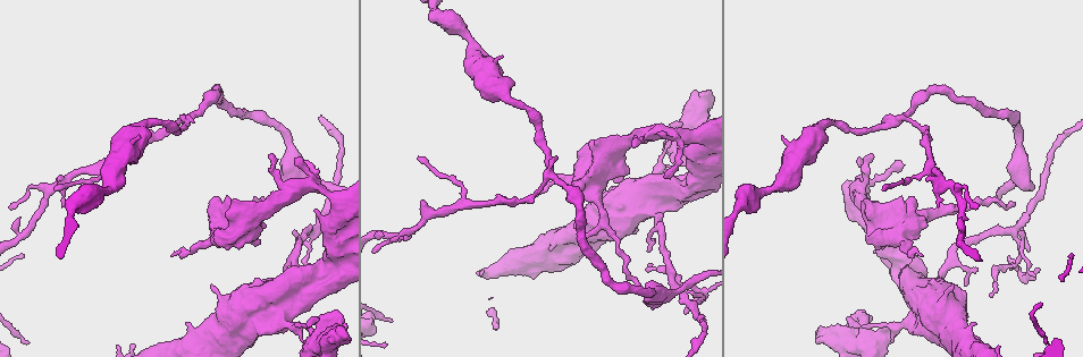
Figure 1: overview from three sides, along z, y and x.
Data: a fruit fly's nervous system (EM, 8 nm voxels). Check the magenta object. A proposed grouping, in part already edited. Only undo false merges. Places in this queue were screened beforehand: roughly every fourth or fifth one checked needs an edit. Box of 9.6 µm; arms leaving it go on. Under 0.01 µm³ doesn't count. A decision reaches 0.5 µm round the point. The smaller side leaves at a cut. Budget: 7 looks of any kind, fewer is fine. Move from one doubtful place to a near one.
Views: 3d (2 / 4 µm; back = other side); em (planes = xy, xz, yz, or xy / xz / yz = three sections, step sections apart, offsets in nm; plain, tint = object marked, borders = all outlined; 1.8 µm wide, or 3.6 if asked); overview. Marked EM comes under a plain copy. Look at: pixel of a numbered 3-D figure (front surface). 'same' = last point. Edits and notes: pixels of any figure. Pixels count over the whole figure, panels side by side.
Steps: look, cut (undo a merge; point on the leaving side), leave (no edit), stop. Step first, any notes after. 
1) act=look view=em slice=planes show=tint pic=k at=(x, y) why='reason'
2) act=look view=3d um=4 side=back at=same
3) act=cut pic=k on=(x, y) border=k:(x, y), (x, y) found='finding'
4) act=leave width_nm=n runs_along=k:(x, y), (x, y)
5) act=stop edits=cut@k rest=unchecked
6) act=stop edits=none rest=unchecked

act=look view=3d um=4 side=back pic=1 at=(279, 316) why='abrupt turn'

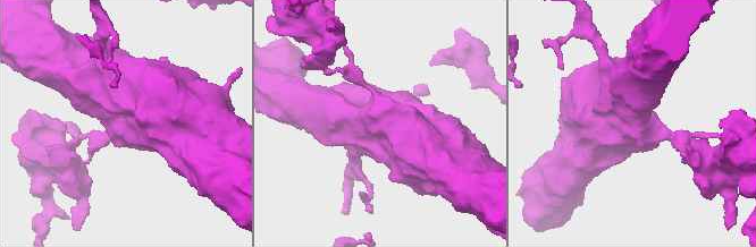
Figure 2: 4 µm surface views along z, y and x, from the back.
act=look view=em um=3.6 slice=xy step=8 show=tint pic=2 at=(385, 123) why='need the tissue'

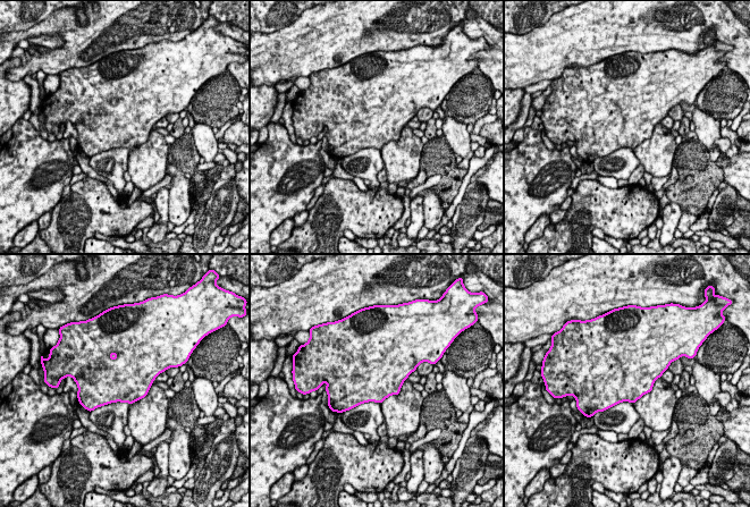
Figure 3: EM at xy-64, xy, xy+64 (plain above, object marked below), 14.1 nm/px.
act=look view=em um=3.6 slice=planes show=tint at=same

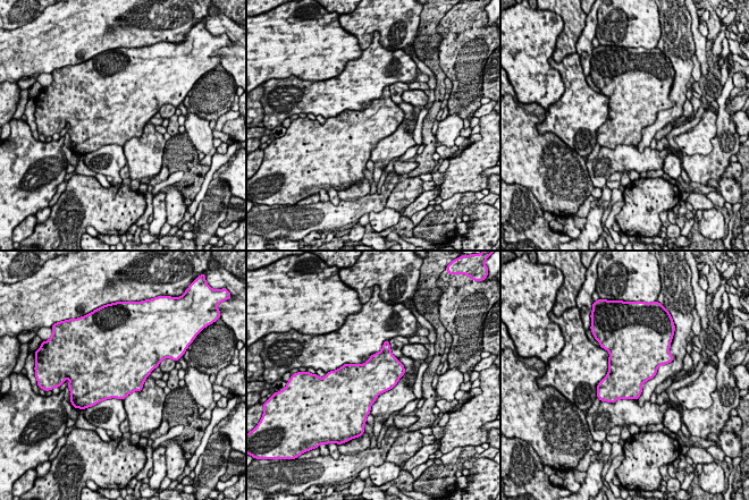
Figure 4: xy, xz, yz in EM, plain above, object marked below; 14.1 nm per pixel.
act=leave found='continuous, no second neuron'

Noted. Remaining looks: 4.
act=look view=em slice=xy step=16 show=tint pic=1 at=(900, 121) why='branch point'

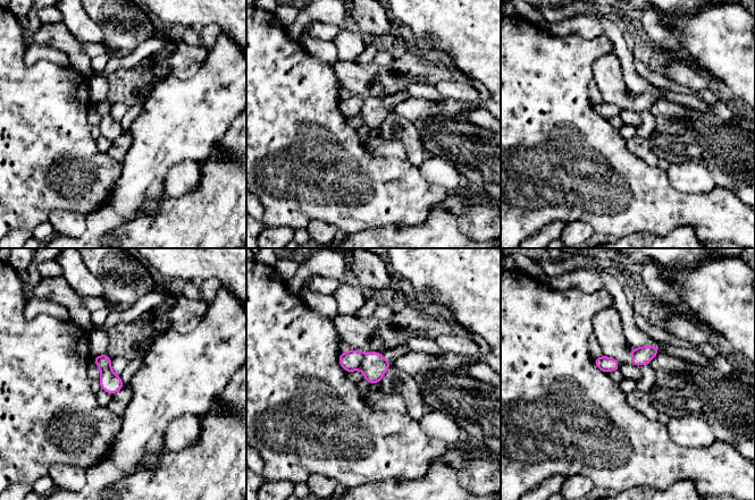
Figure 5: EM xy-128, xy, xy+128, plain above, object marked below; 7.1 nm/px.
act=look view=em slice=planes show=borders at=same

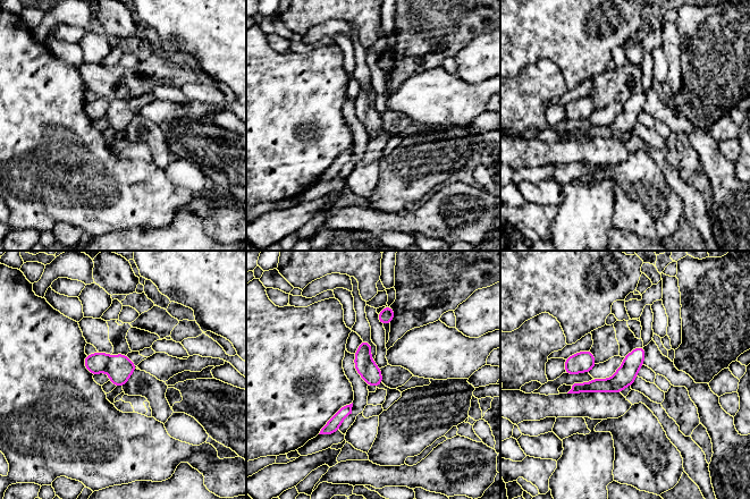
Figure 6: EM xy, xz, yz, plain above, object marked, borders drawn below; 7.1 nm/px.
act=cut pic=6 on=(119, 369) border=6:(110, 357), (104, 370) found='a second neuron is stuck on'

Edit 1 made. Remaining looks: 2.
act=look view=3d um=2 pic=1 at=(1012, 232) why='abrupt turn'

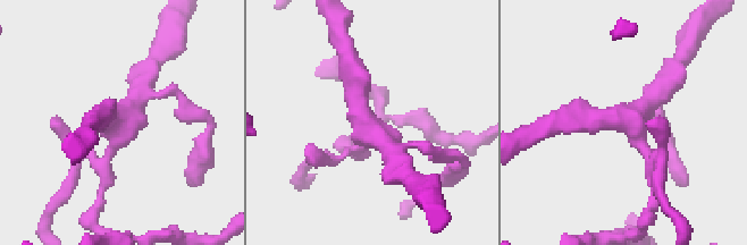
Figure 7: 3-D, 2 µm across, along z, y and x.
act=look view=em slice=planes show=tint pic=7 at=(367, 126)

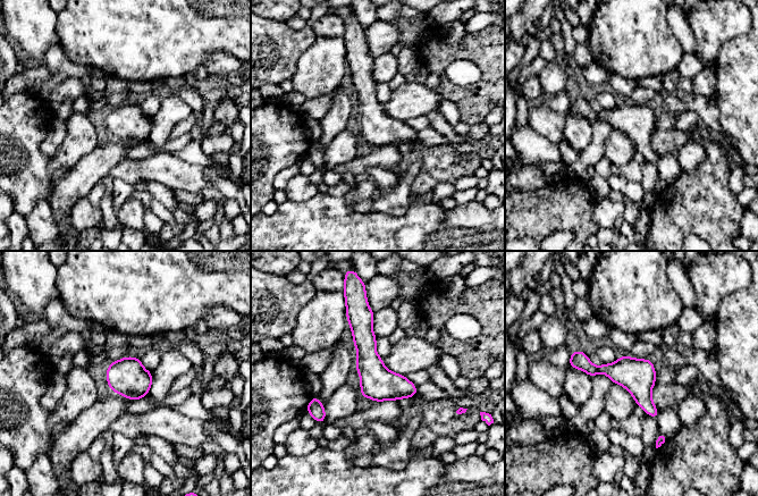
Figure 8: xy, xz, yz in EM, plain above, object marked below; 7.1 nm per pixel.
act=leave runs_along=8:(573, 355), (590, 369), (620, 372), (655, 414) found='continuous, no second neuron'

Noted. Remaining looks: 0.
act=stop edits=cut@6 rest=unchecked

